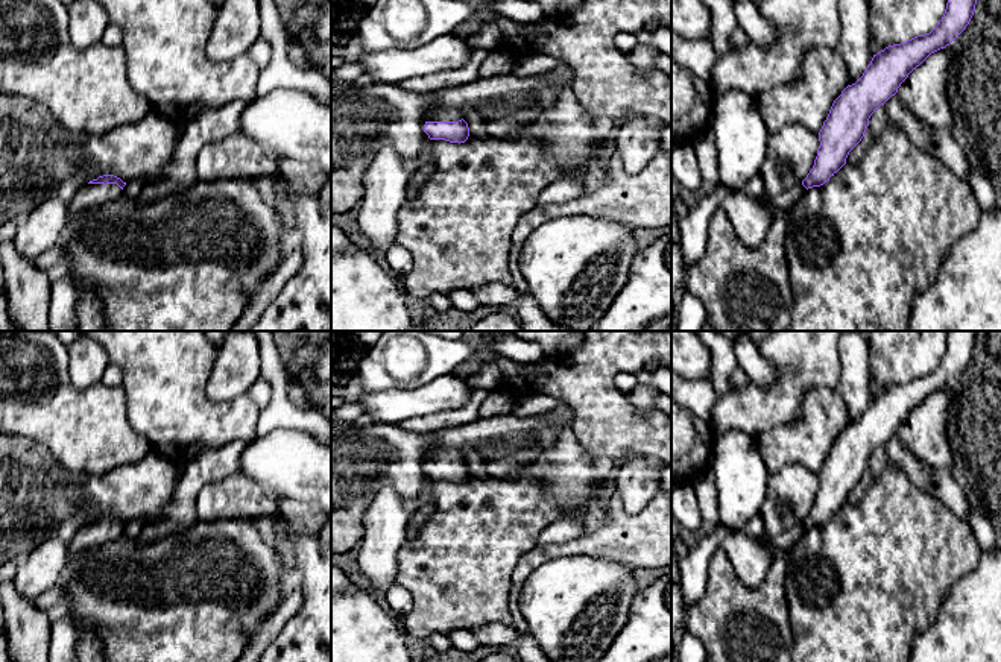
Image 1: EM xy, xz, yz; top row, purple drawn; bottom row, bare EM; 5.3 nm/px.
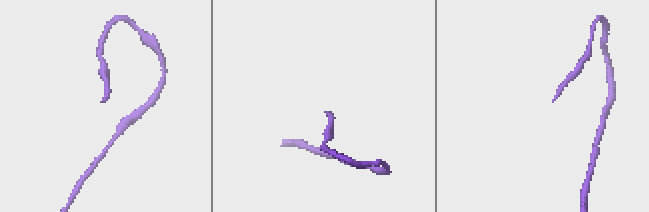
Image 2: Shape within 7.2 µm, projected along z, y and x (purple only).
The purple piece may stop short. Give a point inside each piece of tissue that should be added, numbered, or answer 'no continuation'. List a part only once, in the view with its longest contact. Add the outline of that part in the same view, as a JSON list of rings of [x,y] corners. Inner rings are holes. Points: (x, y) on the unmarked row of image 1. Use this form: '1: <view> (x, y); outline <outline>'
1: xz (447, 453); outline [[[444,446],[430,449],[424,456],[425,462],[459,462],[462,460],[462,452],[453,446]]]

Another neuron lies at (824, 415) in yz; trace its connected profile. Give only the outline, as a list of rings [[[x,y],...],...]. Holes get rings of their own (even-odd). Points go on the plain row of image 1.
[[[814,387],[802,399],[799,418],[758,437],[770,474],[788,465],[820,472],[834,440],[848,427],[848,407],[835,389]]]

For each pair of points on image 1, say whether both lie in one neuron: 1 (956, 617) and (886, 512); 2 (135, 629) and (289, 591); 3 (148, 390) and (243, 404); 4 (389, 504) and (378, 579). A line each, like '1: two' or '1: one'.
1: two
2: two
3: one
4: one

